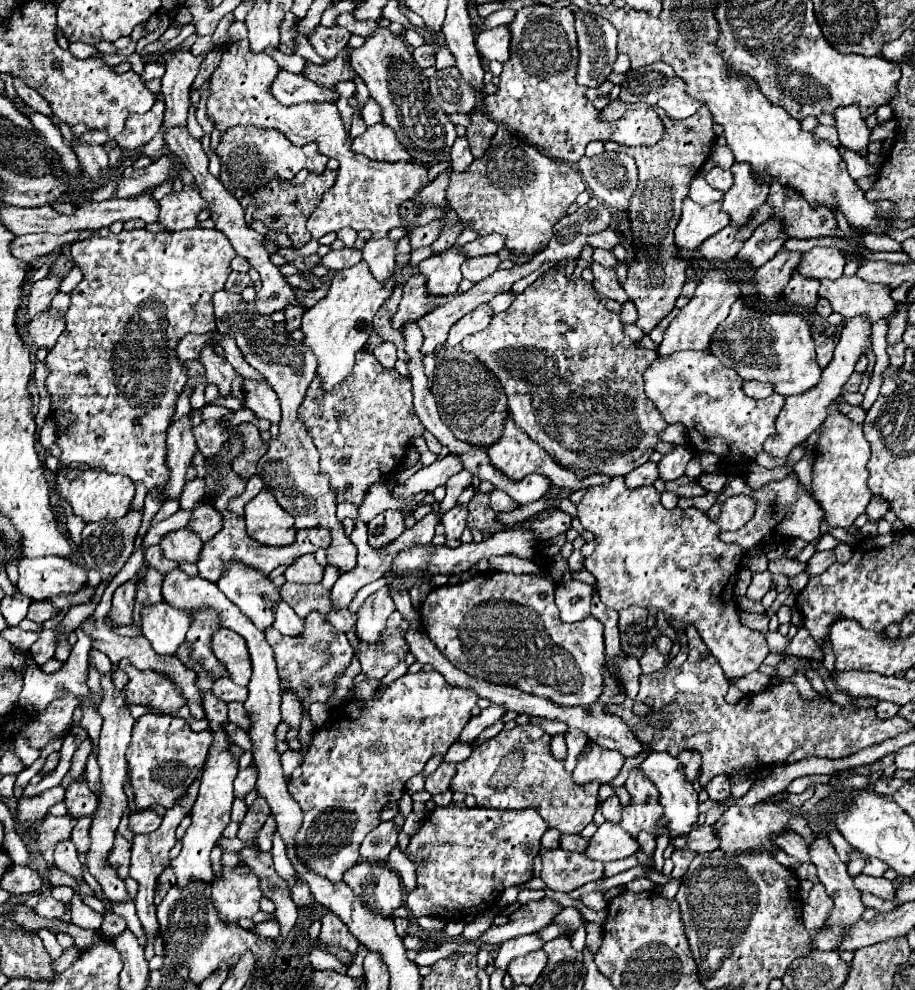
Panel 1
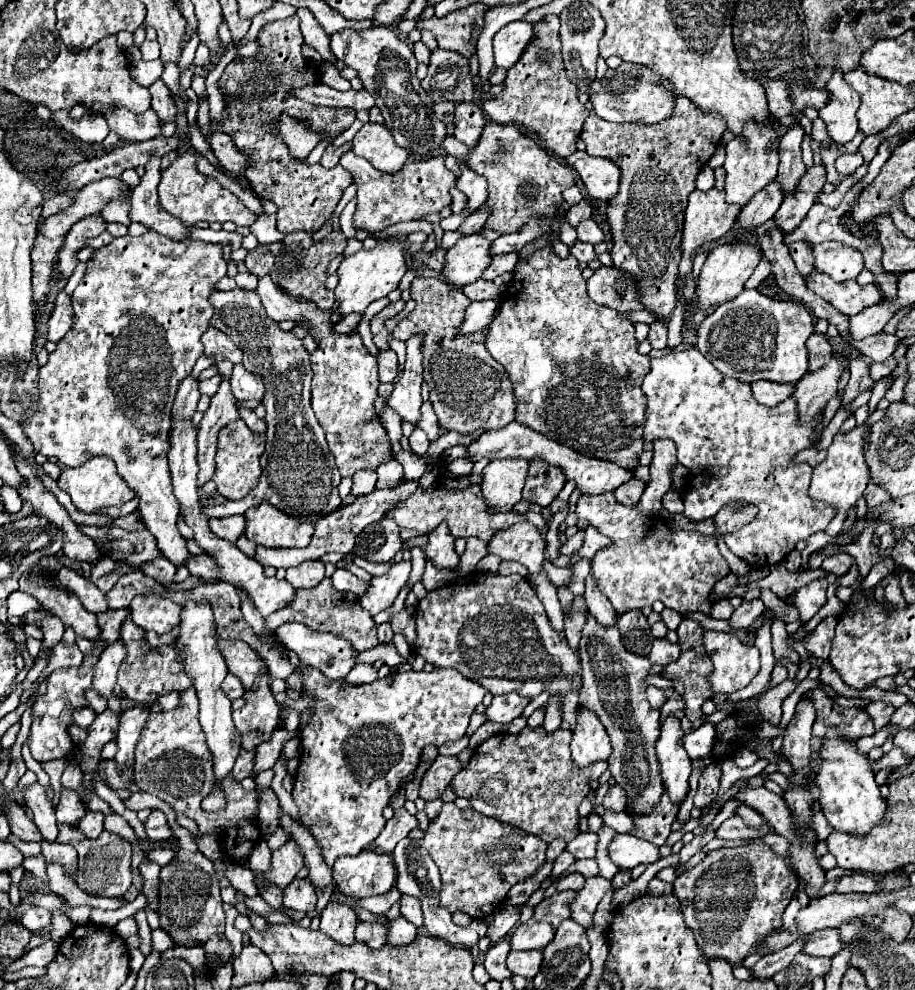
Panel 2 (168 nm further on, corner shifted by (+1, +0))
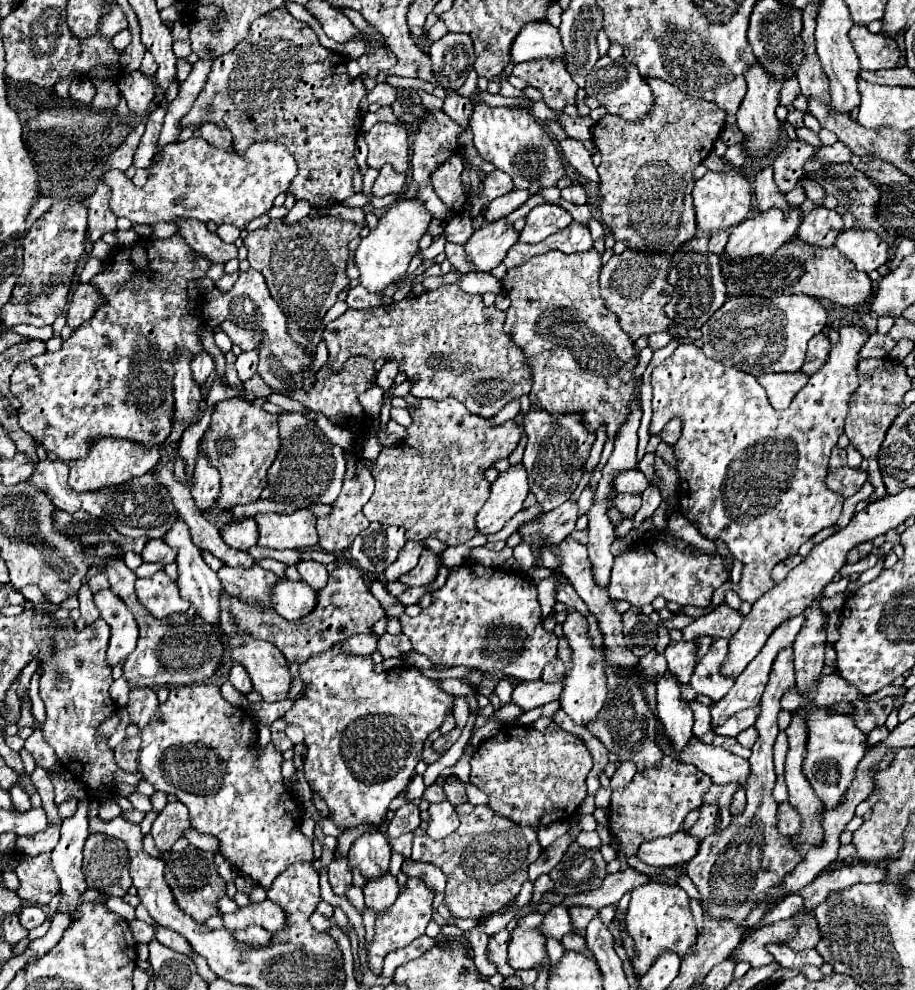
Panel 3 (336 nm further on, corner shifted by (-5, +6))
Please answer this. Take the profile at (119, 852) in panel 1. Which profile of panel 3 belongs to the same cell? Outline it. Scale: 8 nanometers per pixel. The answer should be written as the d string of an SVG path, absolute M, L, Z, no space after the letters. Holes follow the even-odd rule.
M106 834L88 836L82 870L88 886L108 896L126 896L132 886L124 844L116 838L108 838Z

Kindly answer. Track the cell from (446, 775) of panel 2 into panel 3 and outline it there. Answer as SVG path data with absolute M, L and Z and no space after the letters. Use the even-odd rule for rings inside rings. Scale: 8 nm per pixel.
M432 784L430 788L426 788L426 790L424 790L424 794L422 794L422 800L428 800L430 804L434 804L434 802L444 802L444 800L446 800L446 794L444 794L442 786L438 786L438 784Z

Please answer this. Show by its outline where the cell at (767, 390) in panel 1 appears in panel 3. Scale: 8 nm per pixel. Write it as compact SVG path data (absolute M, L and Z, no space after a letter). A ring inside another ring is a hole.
M794 372L794 374L762 374L758 378L758 382L766 390L770 404L776 410L786 410L790 406L790 402L794 400L794 396L806 386L808 376L802 374L802 372Z

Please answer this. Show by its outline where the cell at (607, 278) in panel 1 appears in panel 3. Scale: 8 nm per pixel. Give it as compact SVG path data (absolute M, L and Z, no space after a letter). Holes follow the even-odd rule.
M626 248L622 254L614 254L600 270L600 296L604 298L606 308L618 316L620 328L628 332L632 342L636 342L640 336L662 332L668 326L662 310L672 296L672 286L668 286L666 280L668 266L670 260L666 254L650 254Z

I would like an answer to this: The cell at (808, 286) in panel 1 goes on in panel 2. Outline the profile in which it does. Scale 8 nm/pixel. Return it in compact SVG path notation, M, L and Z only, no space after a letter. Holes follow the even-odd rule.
M796 242L790 246L790 256L796 262L798 272L808 278L808 274L814 270L814 256L812 256L812 248L806 242Z

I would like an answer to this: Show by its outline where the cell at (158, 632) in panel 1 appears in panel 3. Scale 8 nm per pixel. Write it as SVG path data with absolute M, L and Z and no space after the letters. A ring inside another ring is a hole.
M164 570L150 578L136 580L136 596L154 618L166 618L174 612L186 612L188 602L180 596L178 584Z

